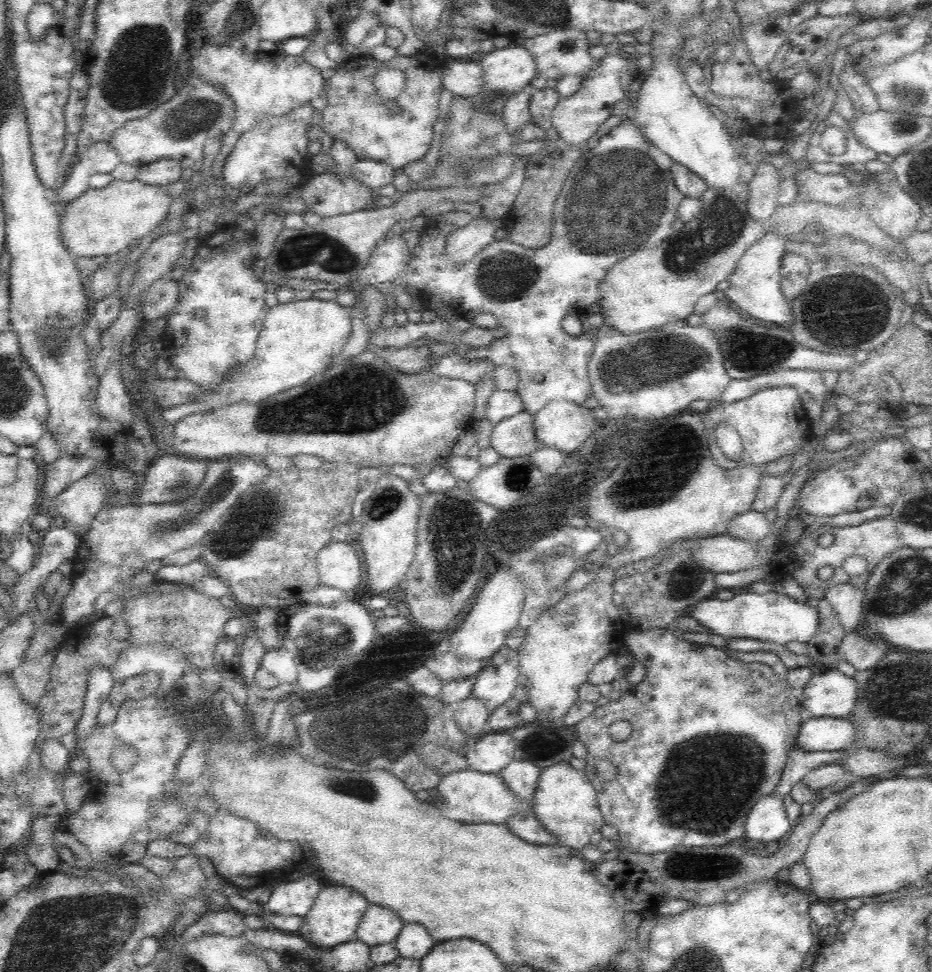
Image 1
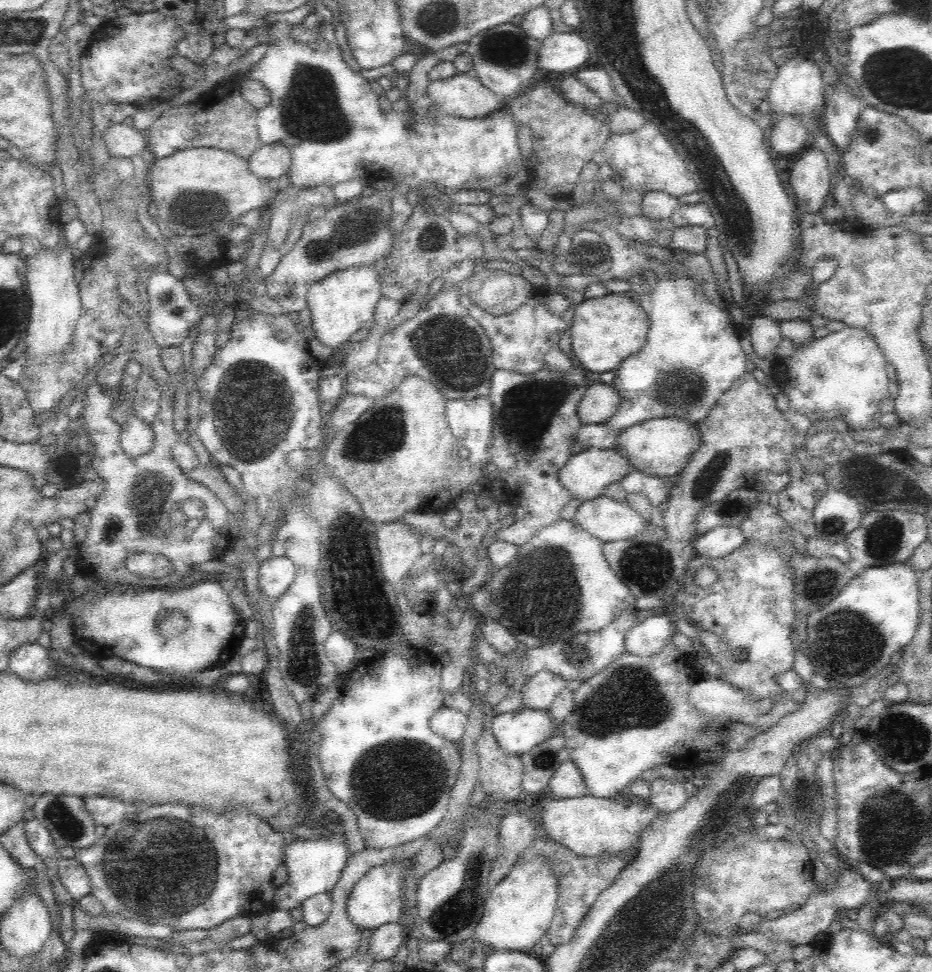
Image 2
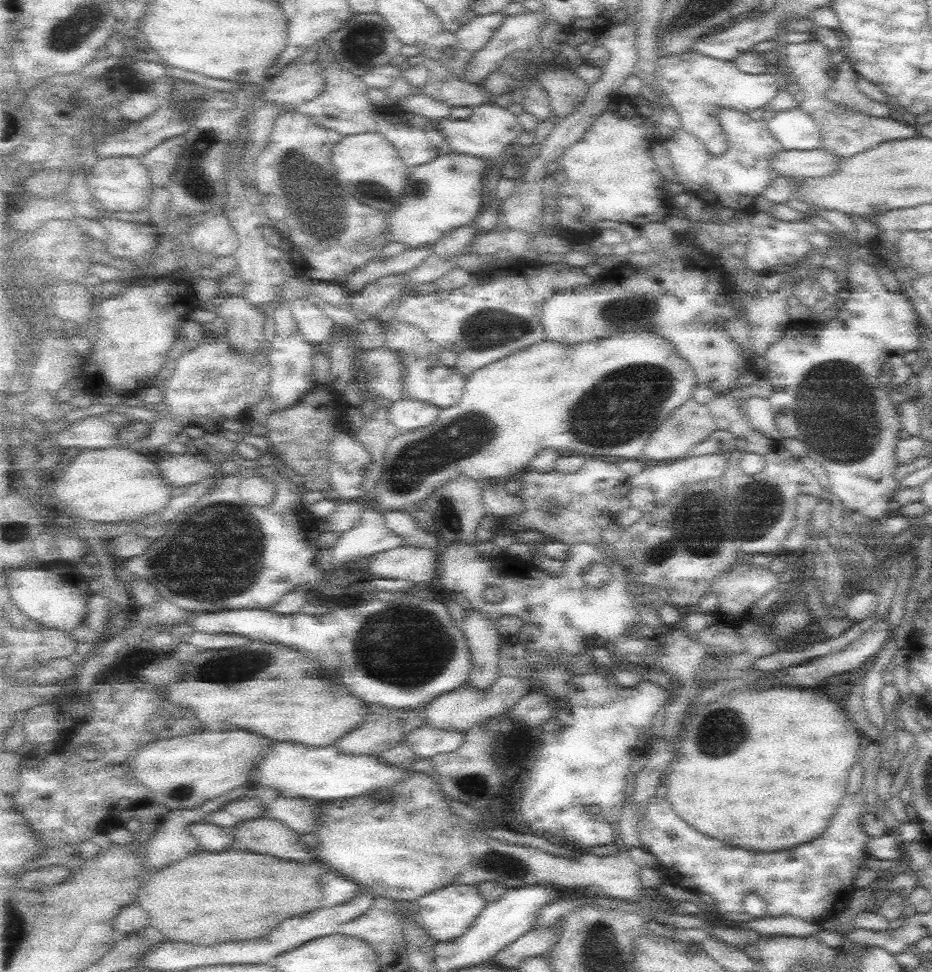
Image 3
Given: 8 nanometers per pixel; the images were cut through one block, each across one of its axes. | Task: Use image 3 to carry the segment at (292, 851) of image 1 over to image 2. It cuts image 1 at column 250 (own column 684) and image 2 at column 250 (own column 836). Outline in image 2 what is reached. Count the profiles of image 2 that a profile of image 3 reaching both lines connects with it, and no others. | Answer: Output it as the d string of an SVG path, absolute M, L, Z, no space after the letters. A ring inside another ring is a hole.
M151 804L150 806L140 810L136 814L136 818L127 815L120 823L111 824L107 827L106 832L92 846L75 849L75 859L83 864L90 882L91 894L102 904L103 912L112 916L122 916L124 918L136 918L140 920L148 920L149 923L161 923L170 926L175 932L192 932L200 929L208 931L216 926L234 918L234 916L248 916L249 918L257 917L264 914L269 909L274 896L276 896L276 886L274 885L274 872L276 868L284 862L284 851L287 843L281 833L272 829L268 823L258 816L252 815L252 811L242 807L234 809L234 812L220 812L206 809L200 806L190 806L190 804Z

